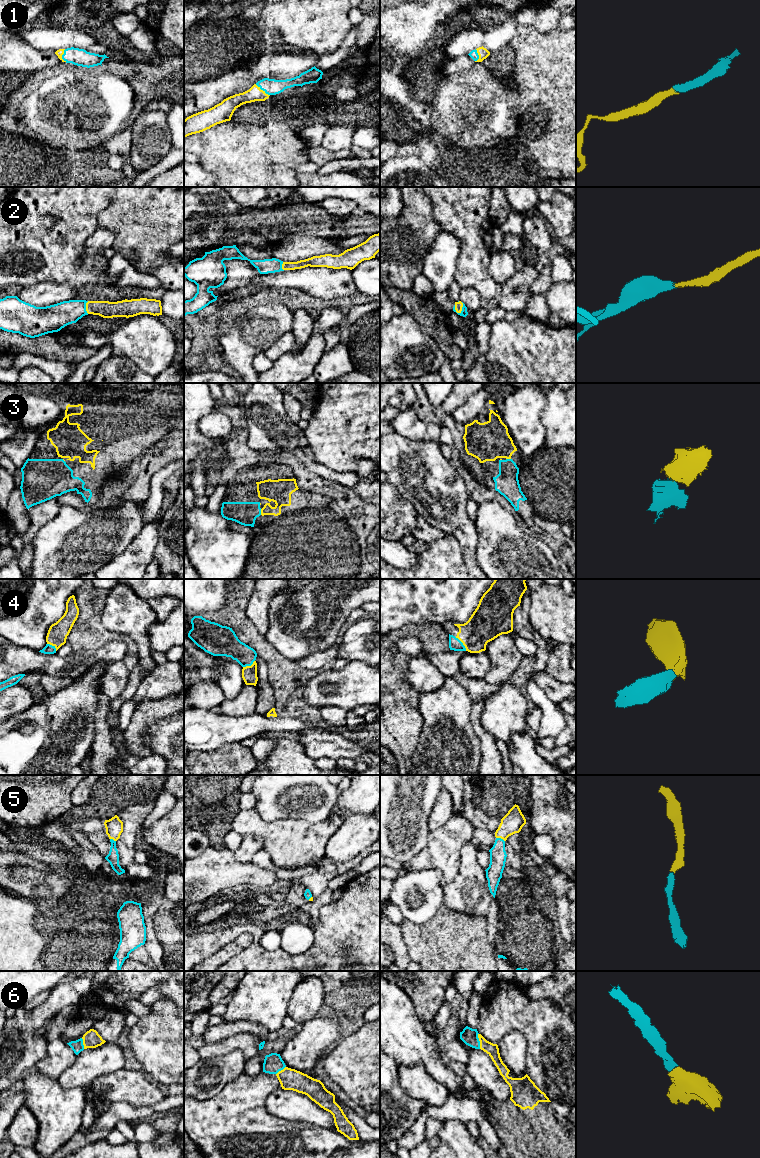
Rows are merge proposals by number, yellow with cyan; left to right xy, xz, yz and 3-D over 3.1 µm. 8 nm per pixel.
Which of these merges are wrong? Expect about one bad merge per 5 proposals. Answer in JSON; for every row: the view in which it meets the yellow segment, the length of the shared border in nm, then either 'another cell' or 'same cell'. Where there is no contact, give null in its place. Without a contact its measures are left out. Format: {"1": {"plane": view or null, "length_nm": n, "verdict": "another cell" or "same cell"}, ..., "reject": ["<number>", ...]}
{"1": {"plane": "xz", "length_nm": 150, "verdict": "same cell"}, "2": {"plane": "yz", "length_nm": 100, "verdict": "same cell"}, "3": {"plane": "xz", "length_nm": 50, "verdict": "same cell"}, "4": {"plane": "yz", "length_nm": 140, "verdict": "same cell"}, "5": {"plane": "yz", "length_nm": 80, "verdict": "same cell"}, "6": {"plane": "yz", "length_nm": 130, "verdict": "same cell"}, "reject": []}

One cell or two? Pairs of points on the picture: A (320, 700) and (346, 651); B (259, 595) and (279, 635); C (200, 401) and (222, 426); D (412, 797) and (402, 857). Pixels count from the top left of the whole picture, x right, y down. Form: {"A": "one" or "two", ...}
{"A": "two", "B": "two", "C": "two", "D": "one"}

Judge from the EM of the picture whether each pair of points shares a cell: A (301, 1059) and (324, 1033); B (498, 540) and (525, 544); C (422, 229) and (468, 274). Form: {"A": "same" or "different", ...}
{"A": "same", "B": "same", "C": "different"}

